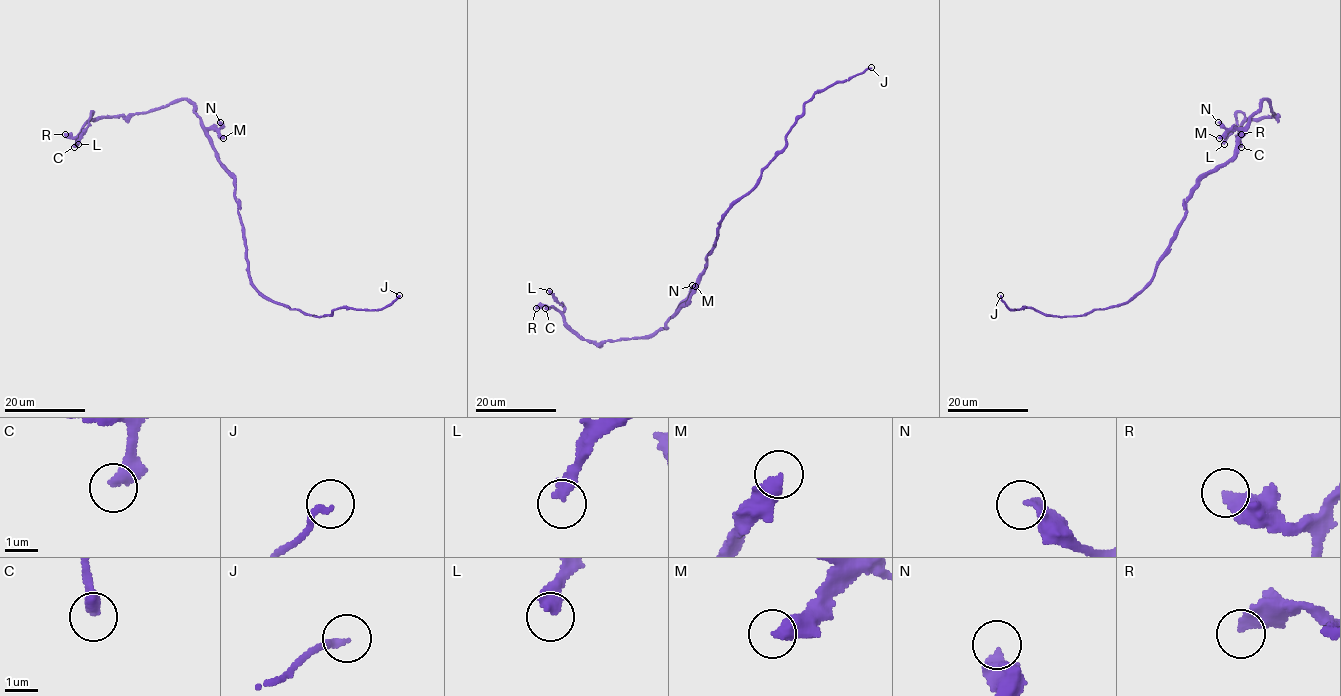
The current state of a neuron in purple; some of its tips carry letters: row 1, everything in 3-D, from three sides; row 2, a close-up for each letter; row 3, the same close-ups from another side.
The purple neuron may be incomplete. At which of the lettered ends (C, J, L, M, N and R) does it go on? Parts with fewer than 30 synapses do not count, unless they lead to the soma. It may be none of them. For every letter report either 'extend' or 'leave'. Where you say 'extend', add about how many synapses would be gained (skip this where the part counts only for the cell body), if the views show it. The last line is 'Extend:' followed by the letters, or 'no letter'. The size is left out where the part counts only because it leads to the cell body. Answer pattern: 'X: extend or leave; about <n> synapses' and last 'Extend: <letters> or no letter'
C: extend; about 60 synapses
J: leave
L: leave
M: extend; about 45 synapses
N: leave
R: leave
Extend: C, M

